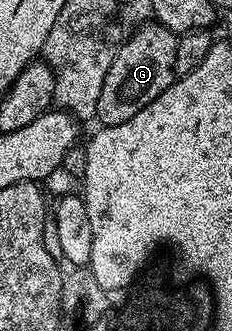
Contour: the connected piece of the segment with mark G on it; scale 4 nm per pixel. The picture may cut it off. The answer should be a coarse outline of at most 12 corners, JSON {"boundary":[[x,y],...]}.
{"boundary":[[147,22],[119,46],[96,115],[132,120],[174,83],[179,35]]}

